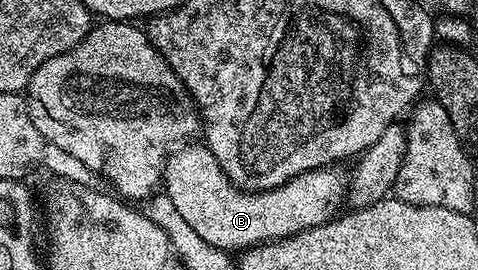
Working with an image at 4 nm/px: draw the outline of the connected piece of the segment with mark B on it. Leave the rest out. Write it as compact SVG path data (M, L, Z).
M191 141L168 154L167 163L163 166L161 187L169 200L173 201L174 208L181 213L183 220L186 220L202 240L228 253L242 253L248 247L269 243L272 239L288 239L290 235L308 231L310 227L320 227L322 223L330 223L336 218L340 210L338 207L345 203L345 175L344 172L342 175L335 170L339 169L334 166L318 167L268 191L242 191L233 185L230 177L221 169L217 157L213 157L206 145Z

